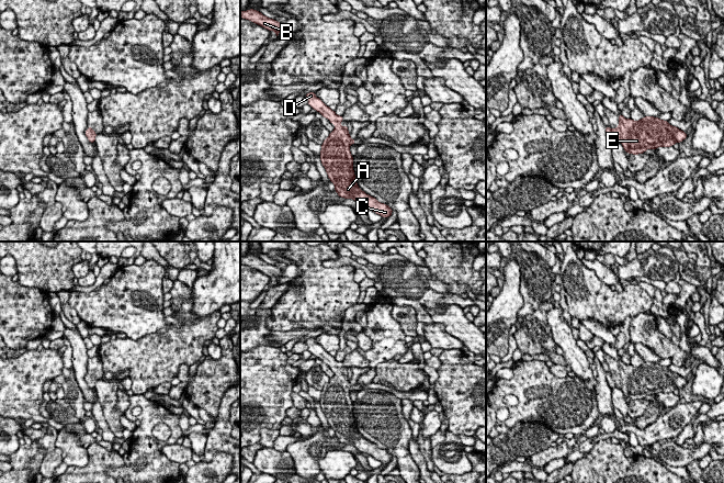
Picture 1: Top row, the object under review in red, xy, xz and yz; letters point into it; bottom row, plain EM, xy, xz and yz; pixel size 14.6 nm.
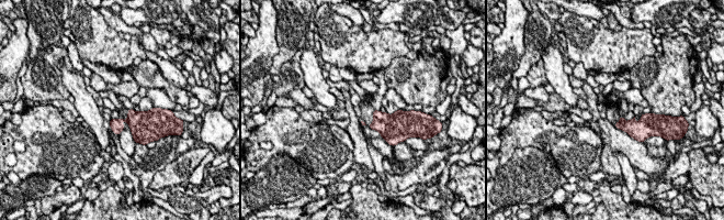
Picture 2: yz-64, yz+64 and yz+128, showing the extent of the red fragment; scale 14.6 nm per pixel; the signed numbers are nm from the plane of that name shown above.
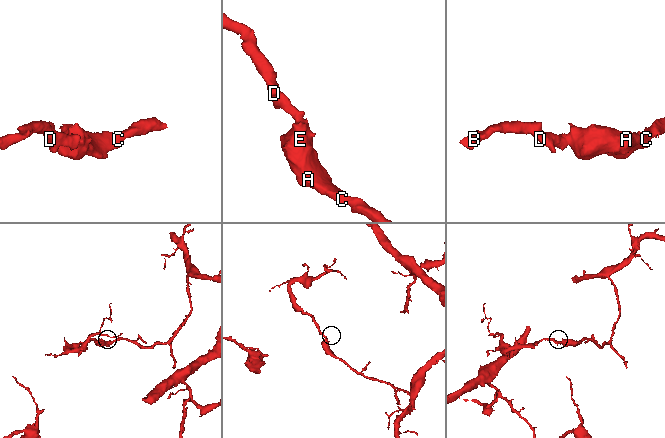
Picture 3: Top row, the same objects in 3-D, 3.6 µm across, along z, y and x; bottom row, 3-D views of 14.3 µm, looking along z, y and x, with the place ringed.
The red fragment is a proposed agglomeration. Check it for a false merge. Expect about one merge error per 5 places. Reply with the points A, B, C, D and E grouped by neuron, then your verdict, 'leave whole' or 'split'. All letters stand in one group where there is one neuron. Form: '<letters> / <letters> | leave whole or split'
A B C D E | leave whole

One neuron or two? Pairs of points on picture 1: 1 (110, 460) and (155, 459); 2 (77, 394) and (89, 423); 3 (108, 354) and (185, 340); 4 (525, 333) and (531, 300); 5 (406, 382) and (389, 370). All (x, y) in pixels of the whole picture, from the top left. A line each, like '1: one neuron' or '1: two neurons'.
1: two neurons
2: one neuron
3: one neuron
4: two neurons
5: one neuron

